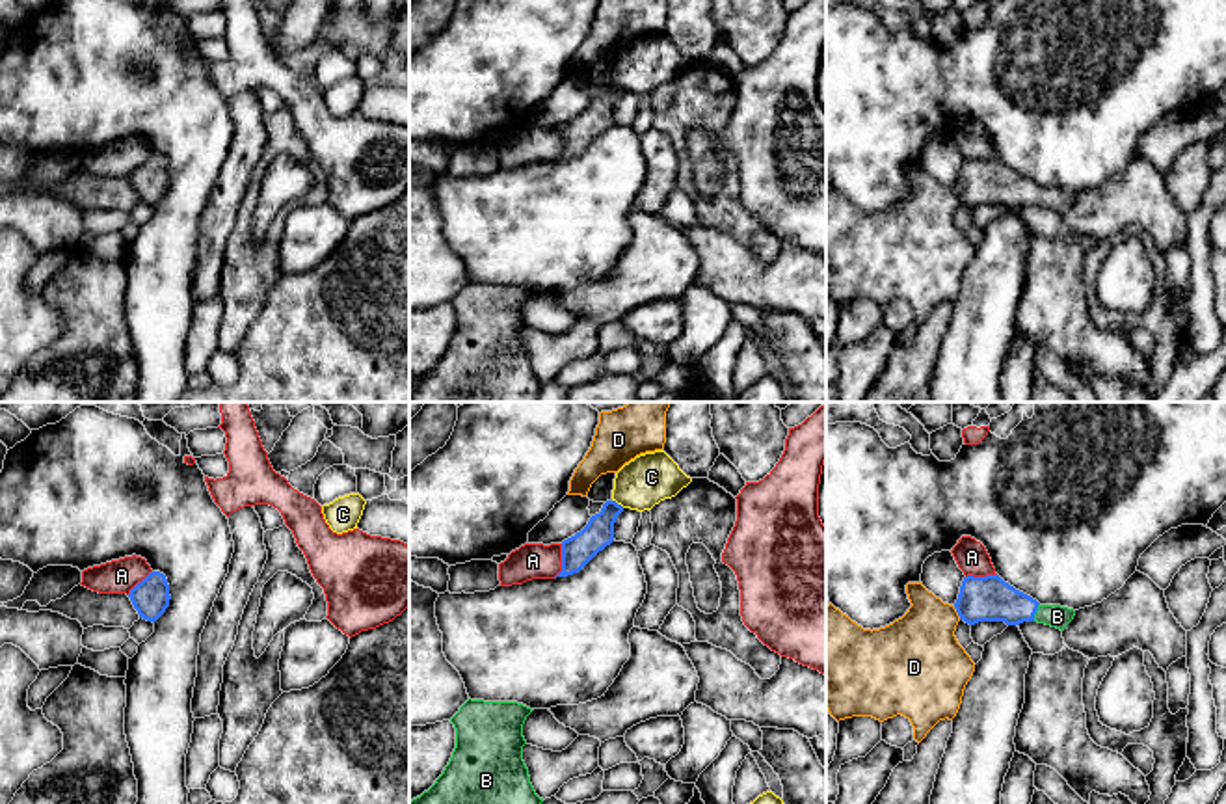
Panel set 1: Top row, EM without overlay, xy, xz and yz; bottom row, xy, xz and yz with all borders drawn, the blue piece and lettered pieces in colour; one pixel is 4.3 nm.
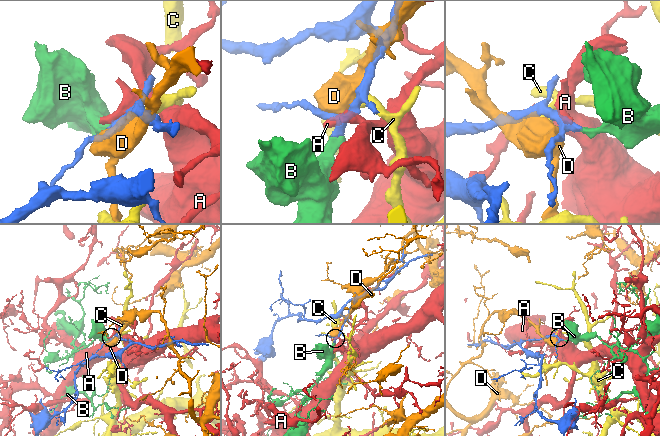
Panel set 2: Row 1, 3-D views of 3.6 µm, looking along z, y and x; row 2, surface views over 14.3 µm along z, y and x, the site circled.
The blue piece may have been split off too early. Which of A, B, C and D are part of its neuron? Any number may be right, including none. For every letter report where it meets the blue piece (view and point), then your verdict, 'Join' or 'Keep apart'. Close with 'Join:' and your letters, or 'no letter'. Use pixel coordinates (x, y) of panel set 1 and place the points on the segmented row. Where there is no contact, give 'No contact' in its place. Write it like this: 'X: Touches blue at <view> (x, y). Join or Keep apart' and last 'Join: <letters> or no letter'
A: Touches blue at xz (562, 561). Keep apart
B: Touches blue at yz (1035, 613). Join
C: Touches blue at xz (616, 503). Keep apart
D: Touches blue at yz (957, 611). Keep apart
Join: B

